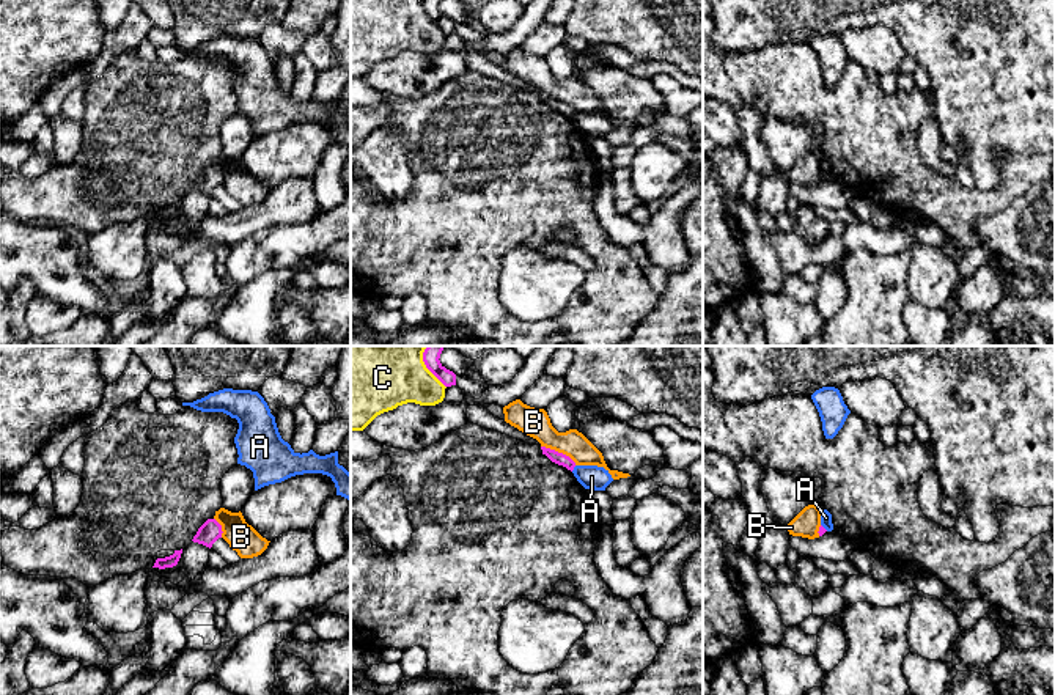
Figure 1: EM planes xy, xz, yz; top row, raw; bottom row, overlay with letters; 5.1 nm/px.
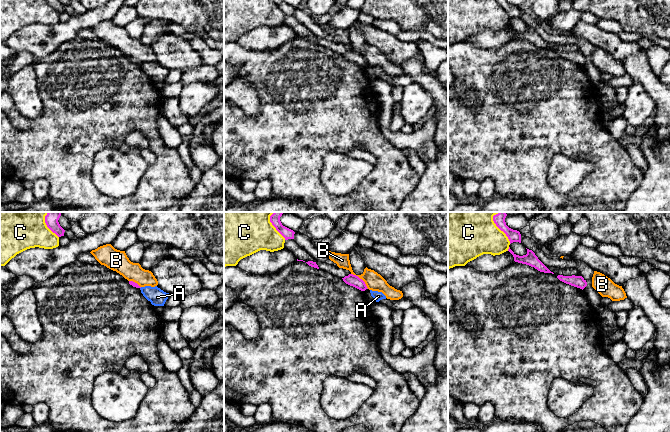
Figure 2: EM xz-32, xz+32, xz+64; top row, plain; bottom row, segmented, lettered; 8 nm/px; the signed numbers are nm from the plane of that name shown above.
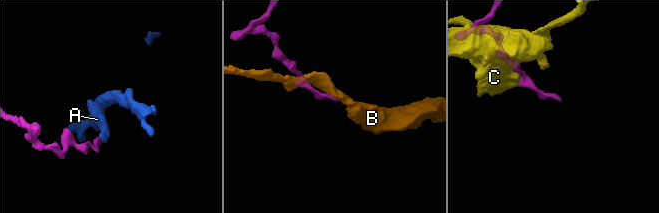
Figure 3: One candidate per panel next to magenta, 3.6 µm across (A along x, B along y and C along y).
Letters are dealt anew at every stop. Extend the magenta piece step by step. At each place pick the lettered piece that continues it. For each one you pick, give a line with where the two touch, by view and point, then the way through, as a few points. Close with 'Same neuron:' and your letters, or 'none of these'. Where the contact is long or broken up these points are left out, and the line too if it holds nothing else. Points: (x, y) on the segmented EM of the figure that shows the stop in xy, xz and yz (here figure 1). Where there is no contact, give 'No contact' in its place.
Same neuron: none of these

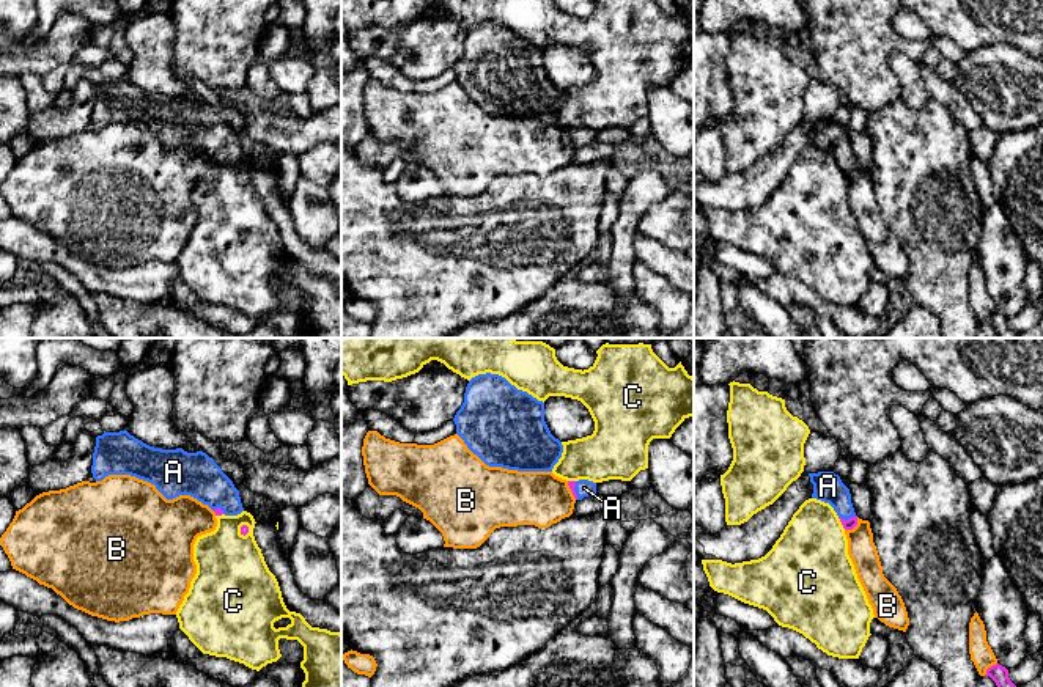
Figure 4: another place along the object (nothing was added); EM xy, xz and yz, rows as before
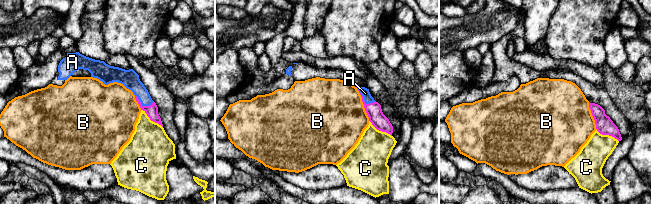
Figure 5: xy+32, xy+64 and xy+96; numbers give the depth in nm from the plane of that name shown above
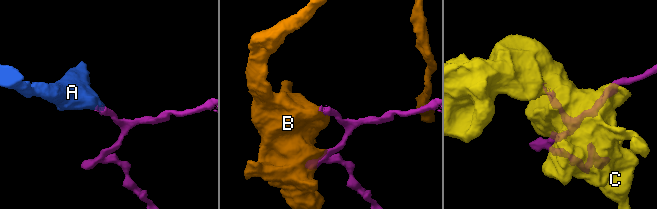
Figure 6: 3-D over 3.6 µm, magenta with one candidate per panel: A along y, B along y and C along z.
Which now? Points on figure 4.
A: Touches magenta at yz (848, 519). Path across: yz (850, 524), (848, 519), (840, 499), (828, 486)
Same neuron: A

